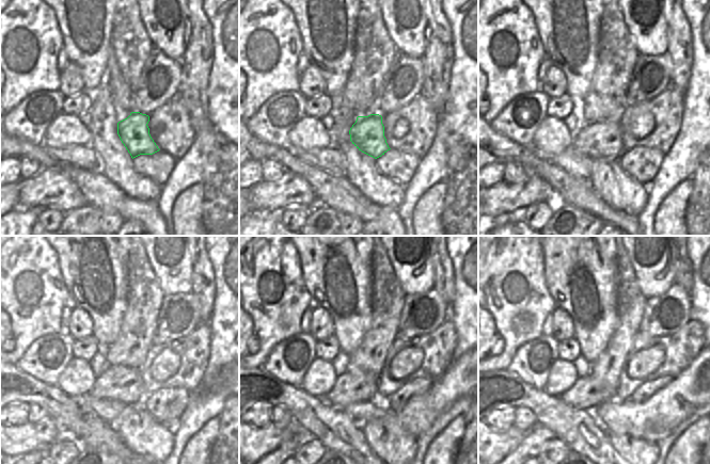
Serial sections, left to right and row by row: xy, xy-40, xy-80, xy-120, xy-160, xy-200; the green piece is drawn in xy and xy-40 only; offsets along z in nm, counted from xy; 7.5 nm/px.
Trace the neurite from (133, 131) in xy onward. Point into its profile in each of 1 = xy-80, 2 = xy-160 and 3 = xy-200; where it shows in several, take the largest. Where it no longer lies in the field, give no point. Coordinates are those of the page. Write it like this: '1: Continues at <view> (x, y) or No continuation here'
1: Continues at xy-80 (600, 140)
2: Continues at xy-160 (354, 385)
3: Continues at xy-200 (586, 394)

